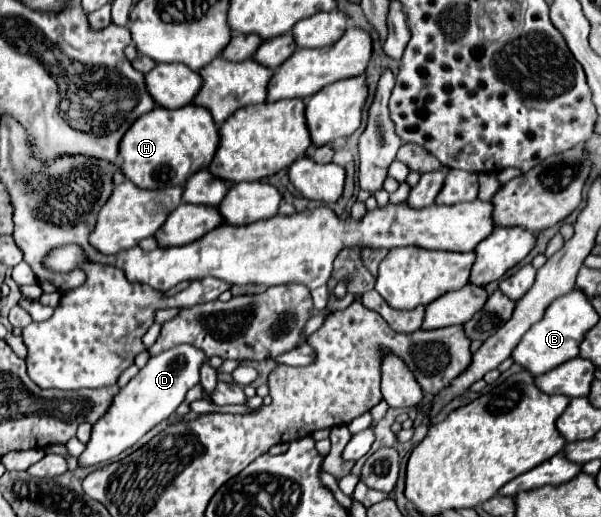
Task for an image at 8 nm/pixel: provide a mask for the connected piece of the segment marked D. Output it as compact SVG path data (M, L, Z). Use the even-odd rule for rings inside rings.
M177 345L165 353L153 355L149 363L113 397L107 413L93 425L91 439L85 445L85 451L77 457L79 467L101 465L113 461L125 449L135 445L149 429L175 413L183 403L185 393L199 383L199 369L205 361L205 353L193 345Z

